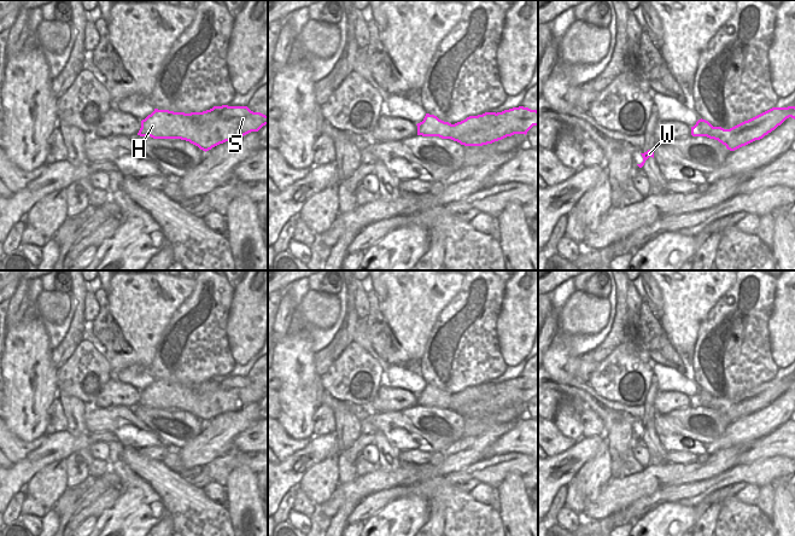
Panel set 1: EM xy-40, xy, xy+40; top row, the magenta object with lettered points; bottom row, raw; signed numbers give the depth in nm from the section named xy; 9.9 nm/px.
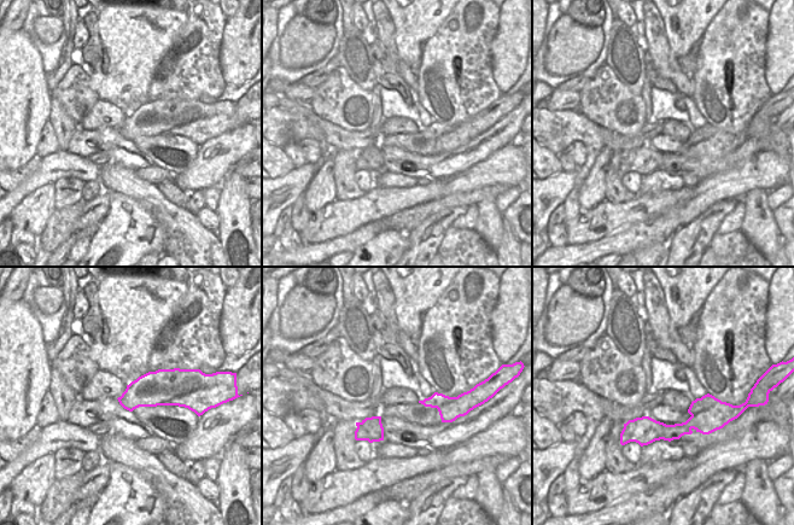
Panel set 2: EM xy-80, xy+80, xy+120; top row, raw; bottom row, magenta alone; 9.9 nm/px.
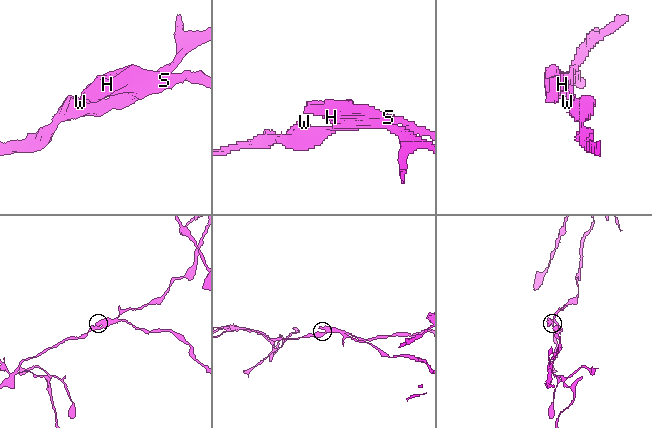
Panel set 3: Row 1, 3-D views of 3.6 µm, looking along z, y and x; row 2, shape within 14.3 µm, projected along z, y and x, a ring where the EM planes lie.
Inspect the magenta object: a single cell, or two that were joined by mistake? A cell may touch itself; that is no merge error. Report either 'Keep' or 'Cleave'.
Cleave

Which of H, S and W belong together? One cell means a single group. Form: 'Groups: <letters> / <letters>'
Groups: H S / W

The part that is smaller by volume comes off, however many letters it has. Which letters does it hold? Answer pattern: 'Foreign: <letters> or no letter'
Foreign: H, S

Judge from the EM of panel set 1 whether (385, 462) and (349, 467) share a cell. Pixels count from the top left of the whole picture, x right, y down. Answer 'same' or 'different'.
different

